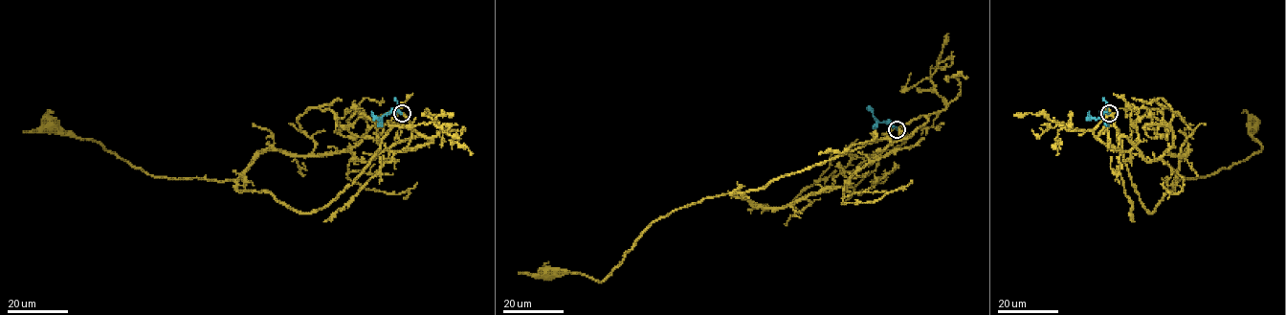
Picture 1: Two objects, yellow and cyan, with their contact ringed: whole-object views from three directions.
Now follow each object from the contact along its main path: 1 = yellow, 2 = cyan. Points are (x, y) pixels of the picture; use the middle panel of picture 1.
1: (897, 129), (909, 137), (927, 120), (920, 115), (763, 187), (675, 209), (601, 281), (518, 272)
2: (897, 129), (891, 123), (879, 122), (867, 109)

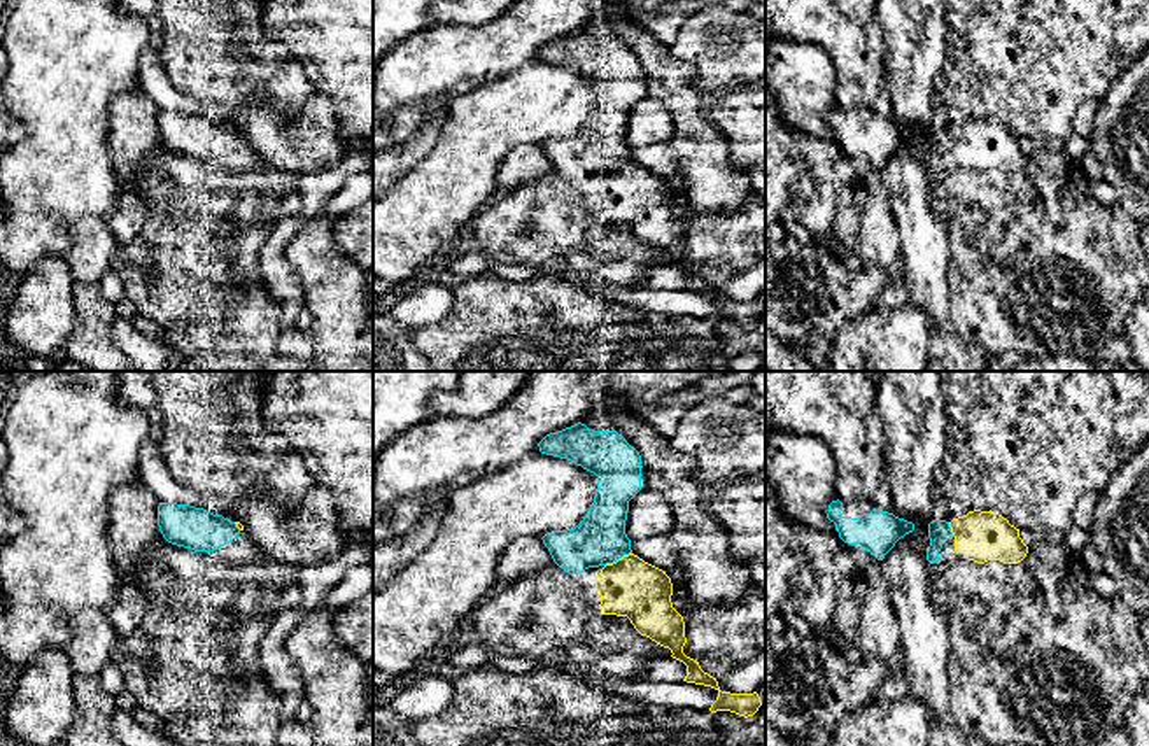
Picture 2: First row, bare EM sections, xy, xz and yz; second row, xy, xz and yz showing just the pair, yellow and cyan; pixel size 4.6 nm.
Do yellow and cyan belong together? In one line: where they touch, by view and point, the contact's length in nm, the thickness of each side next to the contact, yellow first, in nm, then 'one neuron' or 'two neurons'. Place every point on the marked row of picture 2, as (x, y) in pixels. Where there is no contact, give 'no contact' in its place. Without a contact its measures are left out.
contact xz (619, 559); length 140 nm; calibres 280 and 240 nm; one neuron

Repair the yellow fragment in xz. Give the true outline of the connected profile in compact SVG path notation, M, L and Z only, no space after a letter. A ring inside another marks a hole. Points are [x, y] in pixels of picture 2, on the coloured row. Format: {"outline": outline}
{"outline": "M582 422L546 434L538 447L541 454L567 459L599 480L583 520L574 529L541 538L553 562L569 574L601 566L596 592L603 615L627 616L641 636L669 648L671 657L687 665L683 681L715 688L718 697L711 713L753 716L762 706L757 692L722 692L716 678L683 653L685 622L671 602L671 578L631 550L625 520L629 501L641 490L639 452L617 431L594 431Z"}

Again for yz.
{"outline": "M974 510L951 522L932 520L928 524L928 562L939 560L939 552L951 536L955 538L955 552L977 564L988 560L1018 564L1028 553L1028 546L1019 538L1019 529L1011 525L1007 518L993 511Z"}

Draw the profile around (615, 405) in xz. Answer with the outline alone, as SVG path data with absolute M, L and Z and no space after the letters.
M603 394L599 410L608 412L634 443L645 464L646 487L666 497L674 517L674 529L664 538L631 541L632 553L681 581L687 595L699 604L737 602L753 578L746 562L732 555L723 527L699 501L695 459L638 420L624 398Z

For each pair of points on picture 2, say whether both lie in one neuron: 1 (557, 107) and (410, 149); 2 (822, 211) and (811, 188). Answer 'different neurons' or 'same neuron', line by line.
1: different neurons
2: same neuron

